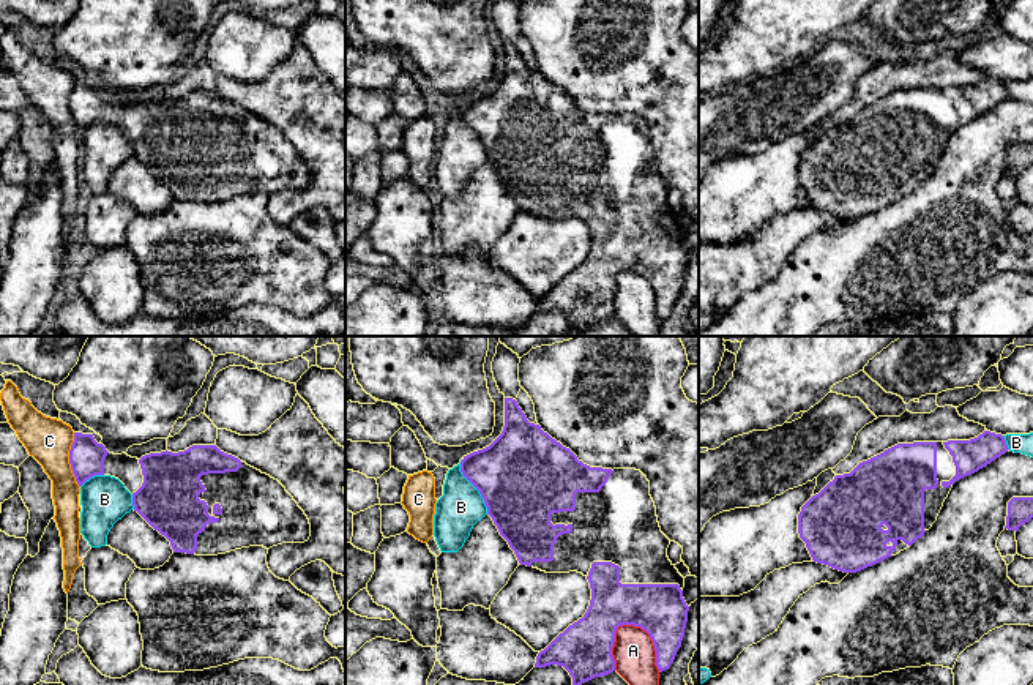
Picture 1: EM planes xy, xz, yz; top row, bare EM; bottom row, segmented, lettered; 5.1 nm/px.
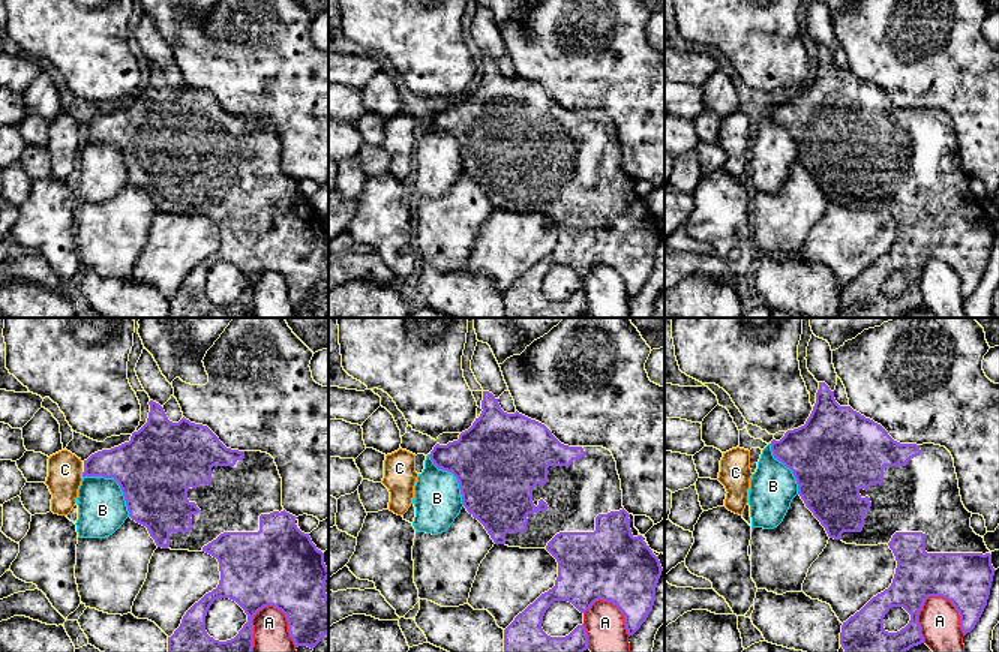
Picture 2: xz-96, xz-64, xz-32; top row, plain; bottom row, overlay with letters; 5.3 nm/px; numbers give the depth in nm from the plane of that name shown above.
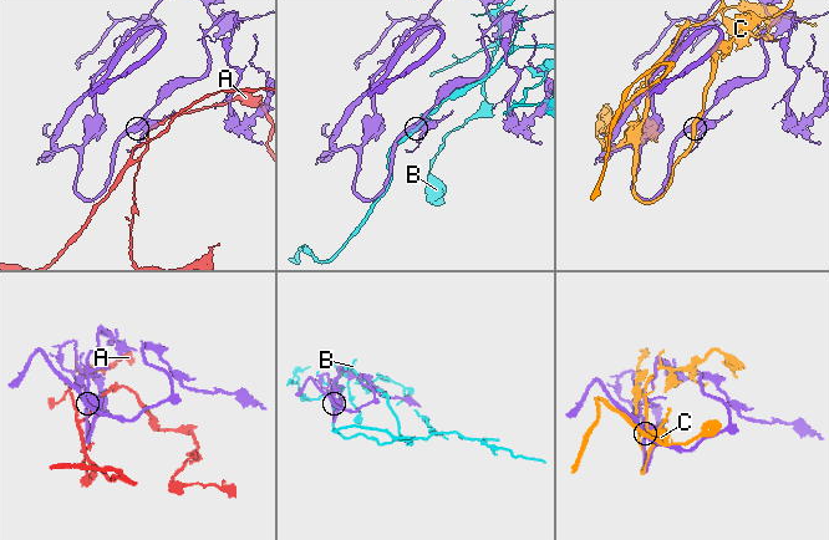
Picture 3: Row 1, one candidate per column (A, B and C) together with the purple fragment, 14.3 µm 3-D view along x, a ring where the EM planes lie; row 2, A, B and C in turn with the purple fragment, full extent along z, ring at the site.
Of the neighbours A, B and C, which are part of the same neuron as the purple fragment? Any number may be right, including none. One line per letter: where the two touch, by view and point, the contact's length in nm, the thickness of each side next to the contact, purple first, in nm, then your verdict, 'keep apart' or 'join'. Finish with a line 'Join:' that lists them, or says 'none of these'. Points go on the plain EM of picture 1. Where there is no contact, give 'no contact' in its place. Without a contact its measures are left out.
A: meets purple in xz at (650, 283); contact 320 nm long; 260 nm thick on the purple side, 220 nm on the other; keep apart
B: meets purple in xz at (473, 131); contact 320 nm long; 460 nm thick on the purple side, 220 nm on the other; keep apart
C: meets purple in xy at (70, 106); contact 280 nm long; 180 nm thick on the purple side, 220 nm on the other; keep apart
Join: none of these

